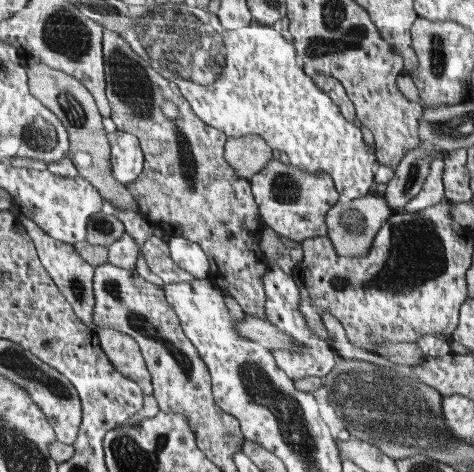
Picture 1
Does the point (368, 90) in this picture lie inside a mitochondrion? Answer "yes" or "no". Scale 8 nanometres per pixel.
no

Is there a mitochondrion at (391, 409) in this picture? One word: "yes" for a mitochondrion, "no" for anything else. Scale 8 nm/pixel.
yes

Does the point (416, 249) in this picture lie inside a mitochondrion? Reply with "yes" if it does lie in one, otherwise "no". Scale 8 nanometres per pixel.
yes

